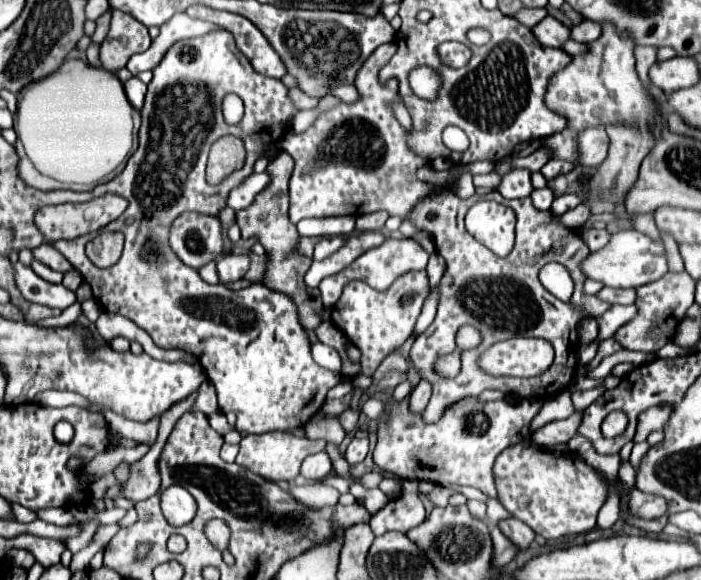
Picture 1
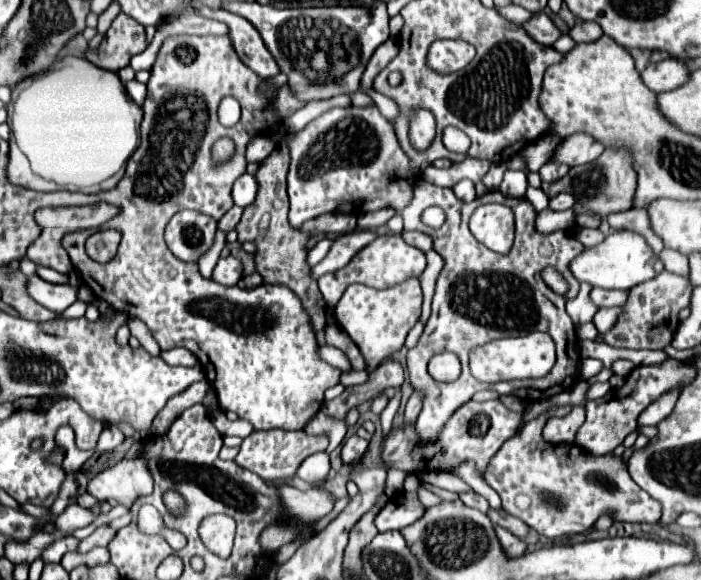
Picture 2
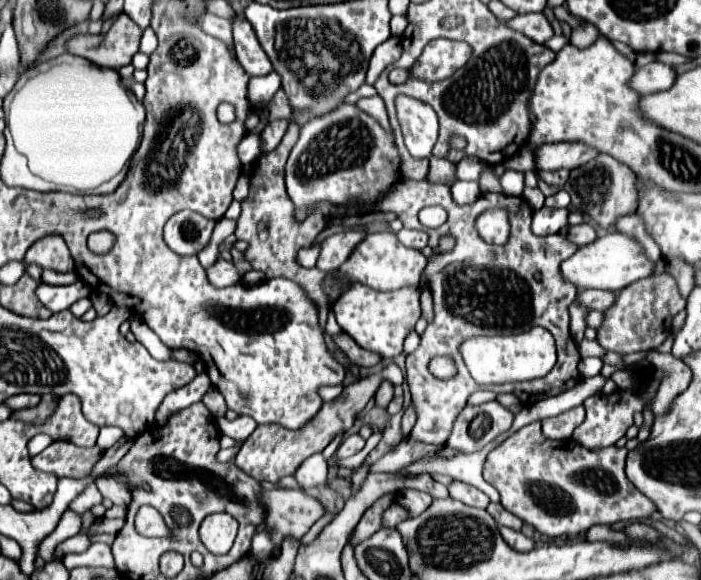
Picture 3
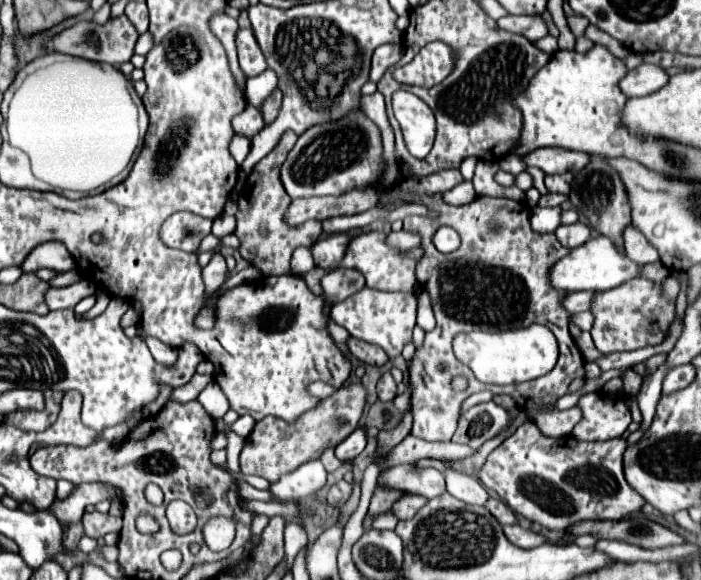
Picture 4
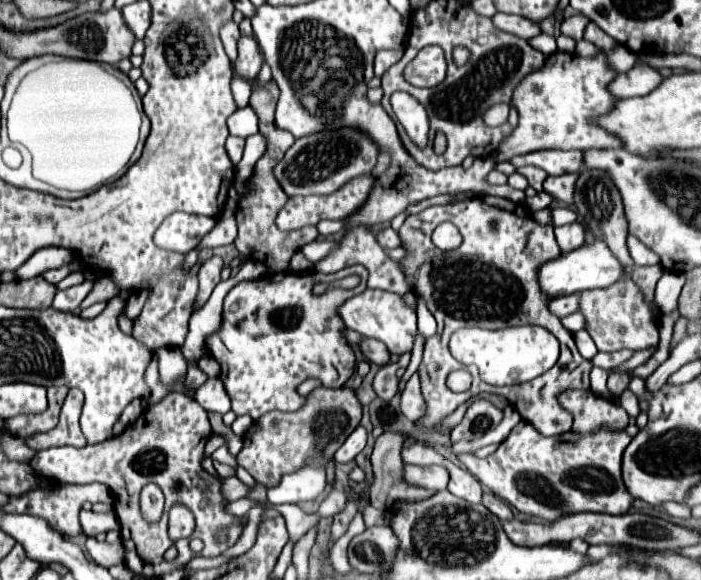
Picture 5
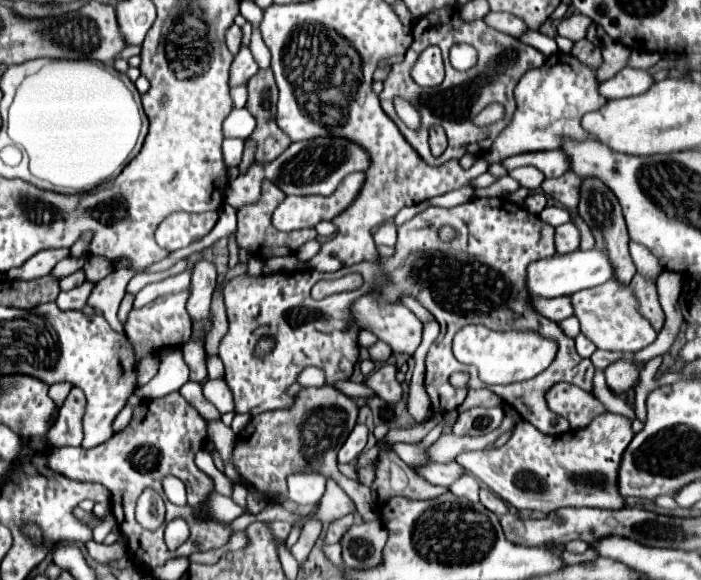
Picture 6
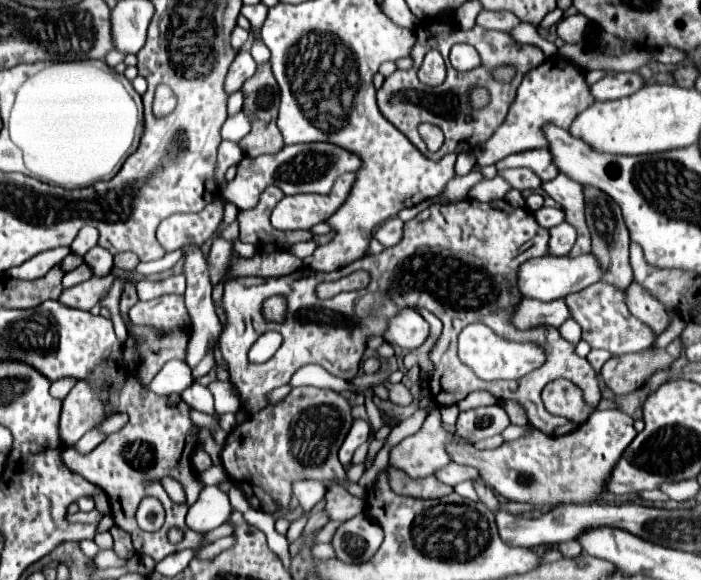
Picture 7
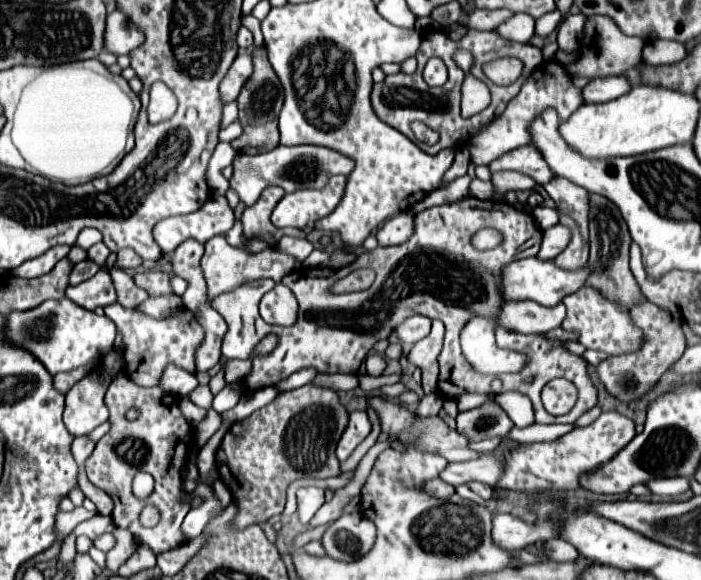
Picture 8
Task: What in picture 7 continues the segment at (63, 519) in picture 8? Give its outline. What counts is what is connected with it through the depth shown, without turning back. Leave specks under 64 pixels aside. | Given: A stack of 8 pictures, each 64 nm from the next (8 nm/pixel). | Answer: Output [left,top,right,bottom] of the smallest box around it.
[68,510,102,524]

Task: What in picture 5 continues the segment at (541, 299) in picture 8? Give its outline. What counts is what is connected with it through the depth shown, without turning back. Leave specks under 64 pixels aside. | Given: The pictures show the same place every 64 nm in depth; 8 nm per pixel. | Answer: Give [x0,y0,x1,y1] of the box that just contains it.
[540,240,626,296]

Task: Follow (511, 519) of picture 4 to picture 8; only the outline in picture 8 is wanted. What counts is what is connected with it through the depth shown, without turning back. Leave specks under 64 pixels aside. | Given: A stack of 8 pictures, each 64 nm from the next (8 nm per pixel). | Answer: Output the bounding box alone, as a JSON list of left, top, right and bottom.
[468,482,494,502]

